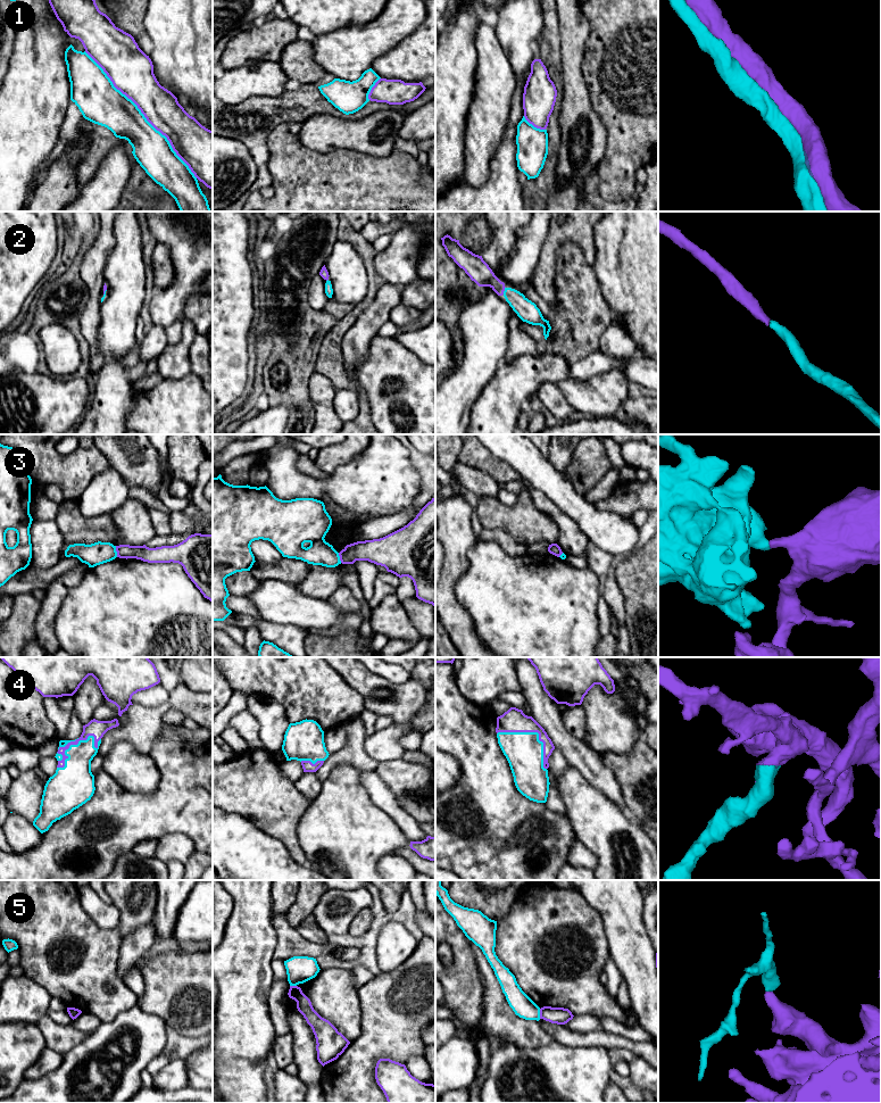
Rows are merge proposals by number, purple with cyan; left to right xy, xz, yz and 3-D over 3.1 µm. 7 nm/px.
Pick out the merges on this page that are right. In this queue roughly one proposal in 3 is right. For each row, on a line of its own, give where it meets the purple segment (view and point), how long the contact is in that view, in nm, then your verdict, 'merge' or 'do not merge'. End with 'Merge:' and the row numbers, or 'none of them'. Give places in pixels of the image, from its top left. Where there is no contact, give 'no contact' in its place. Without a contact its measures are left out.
1: contact xy (142, 113); length 1200 nm; merge
2: contact yz (504, 290); length 60 nm; merge
3: contact xy (116, 550); length 80 nm; do not merge
4: contact xy (77, 743); length 380 nm; merge
5: contact yz (540, 1013); length 70 nm; do not merge
Merge: 1, 2, 4

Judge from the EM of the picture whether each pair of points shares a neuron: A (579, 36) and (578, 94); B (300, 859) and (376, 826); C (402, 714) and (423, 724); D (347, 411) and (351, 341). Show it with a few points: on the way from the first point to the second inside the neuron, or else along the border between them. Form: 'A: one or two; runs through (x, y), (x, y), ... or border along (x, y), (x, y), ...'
A: one; runs through (573, 51), (573, 80)
B: two; border along (296, 831), (300, 847), (310, 863)
C: two; border along (423, 706), (415, 715), (412, 727)
D: two; border along (352, 388), (358, 398), (358, 415)

